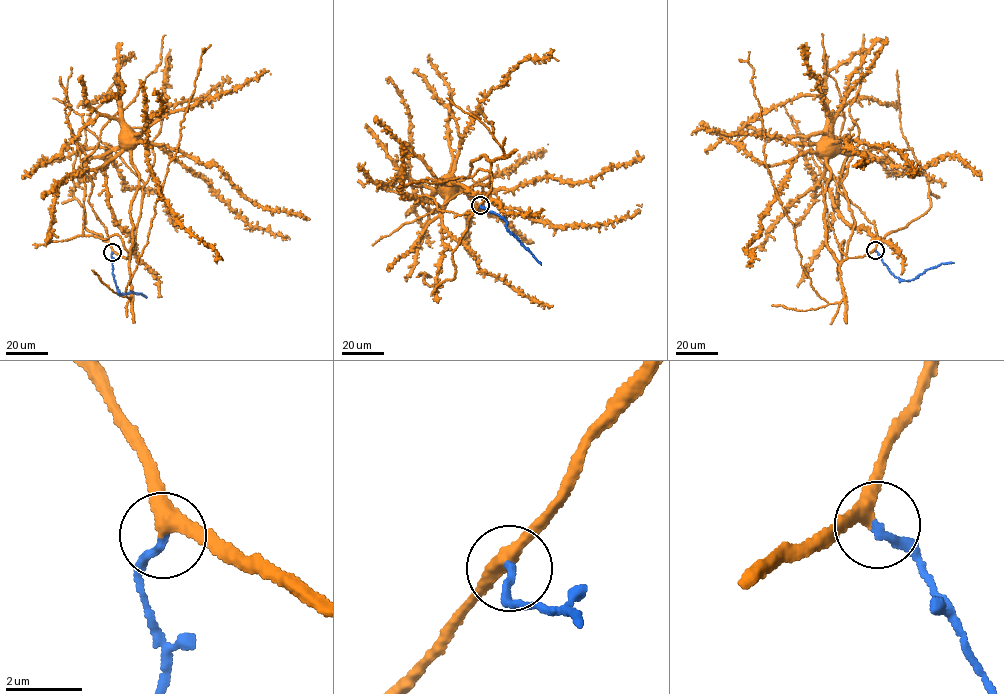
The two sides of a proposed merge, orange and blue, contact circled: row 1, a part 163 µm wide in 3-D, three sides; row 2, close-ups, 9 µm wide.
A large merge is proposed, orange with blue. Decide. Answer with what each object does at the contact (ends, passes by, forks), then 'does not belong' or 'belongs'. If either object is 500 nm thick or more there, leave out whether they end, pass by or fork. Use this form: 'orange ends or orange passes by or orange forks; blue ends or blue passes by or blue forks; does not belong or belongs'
orange passes by; blue ends; belongs

